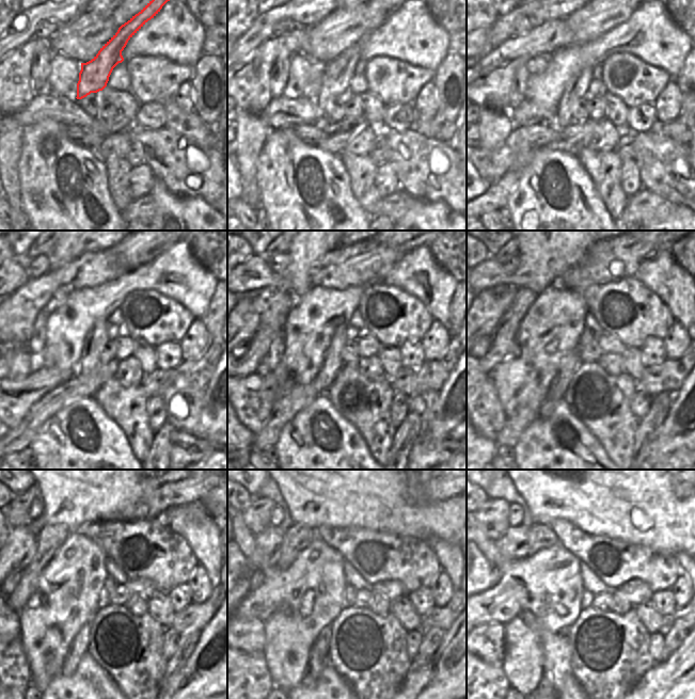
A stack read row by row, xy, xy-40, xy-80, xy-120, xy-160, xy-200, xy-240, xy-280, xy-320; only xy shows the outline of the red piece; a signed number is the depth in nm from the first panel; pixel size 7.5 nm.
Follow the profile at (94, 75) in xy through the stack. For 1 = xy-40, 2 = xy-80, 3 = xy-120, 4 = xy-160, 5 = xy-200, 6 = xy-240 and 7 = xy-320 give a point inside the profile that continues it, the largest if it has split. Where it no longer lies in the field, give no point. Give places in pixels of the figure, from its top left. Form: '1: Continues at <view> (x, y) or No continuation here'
1: Continues at xy-40 (338, 73)
2: Continues at xy-80 (574, 91)
3: Continues at xy-120 (95, 340)
4: Continues at xy-160 (331, 364)
5: Continues at xy-200 (570, 364)
6: Continues at xy-240 (80, 645)
7: Continues at xy-320 (546, 686)

